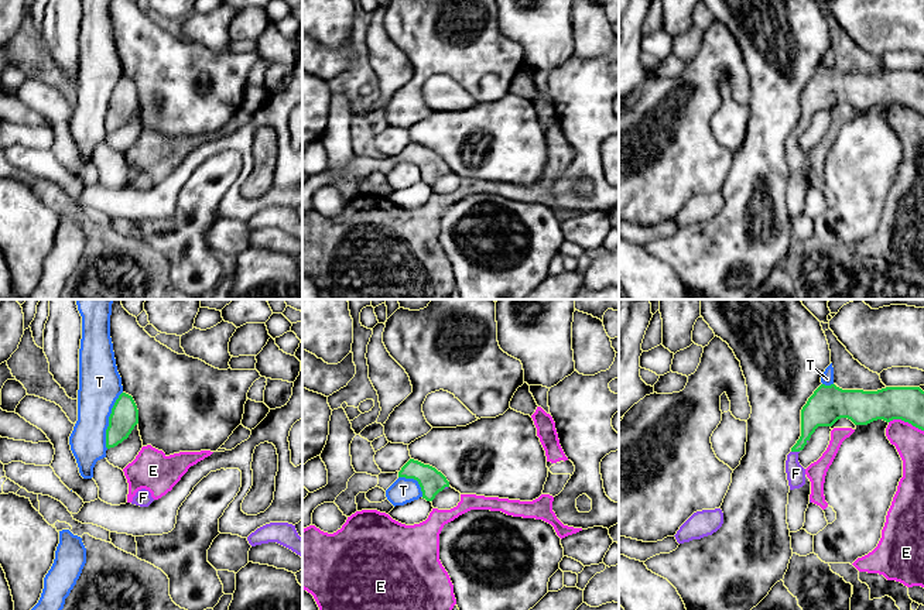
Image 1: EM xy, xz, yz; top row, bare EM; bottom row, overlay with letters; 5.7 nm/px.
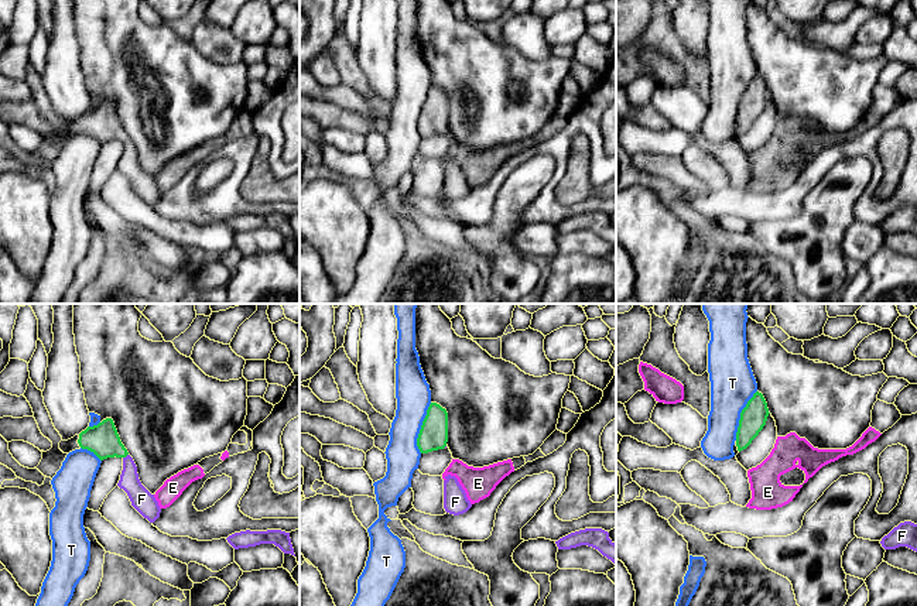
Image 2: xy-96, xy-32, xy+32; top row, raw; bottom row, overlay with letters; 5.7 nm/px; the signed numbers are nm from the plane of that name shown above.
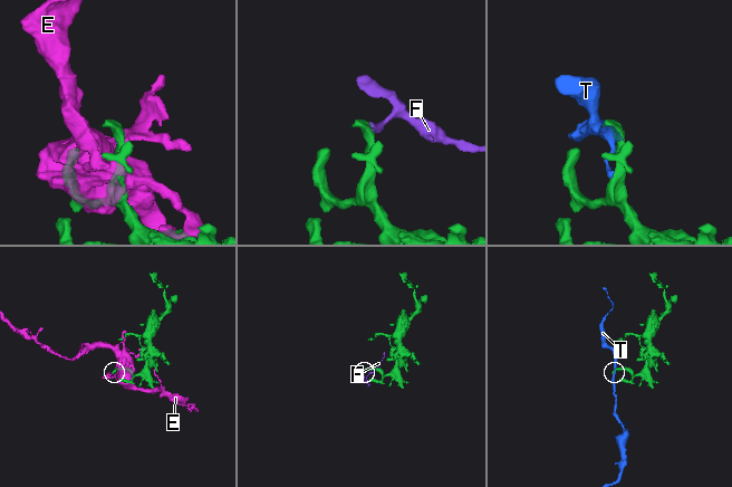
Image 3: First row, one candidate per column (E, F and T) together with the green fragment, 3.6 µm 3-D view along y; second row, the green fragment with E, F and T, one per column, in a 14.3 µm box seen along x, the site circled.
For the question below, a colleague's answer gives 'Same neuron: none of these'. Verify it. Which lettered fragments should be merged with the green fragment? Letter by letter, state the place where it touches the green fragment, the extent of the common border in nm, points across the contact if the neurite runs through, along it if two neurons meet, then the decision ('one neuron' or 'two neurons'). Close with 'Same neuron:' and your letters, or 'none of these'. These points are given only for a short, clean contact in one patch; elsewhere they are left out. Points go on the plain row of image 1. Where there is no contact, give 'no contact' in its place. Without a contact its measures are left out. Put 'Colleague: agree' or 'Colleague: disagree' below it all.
E: contact yz (906, 105); length 200 nm; two neurons
F: contact yz (796, 134); length 50 nm; way yz (817, 96), (796, 134), (796, 157); one neuron
T: contact xy (109, 103); length 340 nm; two neurons
Same neuron: F
Colleague: disagree

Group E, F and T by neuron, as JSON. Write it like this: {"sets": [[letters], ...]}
{"sets": [["E"], ["F"], ["T"]]}

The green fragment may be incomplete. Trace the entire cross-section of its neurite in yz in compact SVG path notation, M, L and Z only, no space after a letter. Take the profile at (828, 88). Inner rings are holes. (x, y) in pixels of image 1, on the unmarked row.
M821 68L801 93L801 120L787 138L786 157L790 174L805 168L805 152L798 145L798 137L811 119L818 110L832 110L841 102L848 102L855 109L867 109L877 103L886 106L901 103L924 114L924 75L920 71L886 71L877 75L842 73L835 68Z

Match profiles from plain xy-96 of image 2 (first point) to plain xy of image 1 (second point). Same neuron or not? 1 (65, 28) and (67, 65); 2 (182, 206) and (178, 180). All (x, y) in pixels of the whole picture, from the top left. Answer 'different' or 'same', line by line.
1: same
2: same

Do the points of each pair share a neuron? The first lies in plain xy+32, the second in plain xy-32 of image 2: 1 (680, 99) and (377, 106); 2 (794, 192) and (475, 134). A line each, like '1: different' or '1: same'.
1: different
2: different

